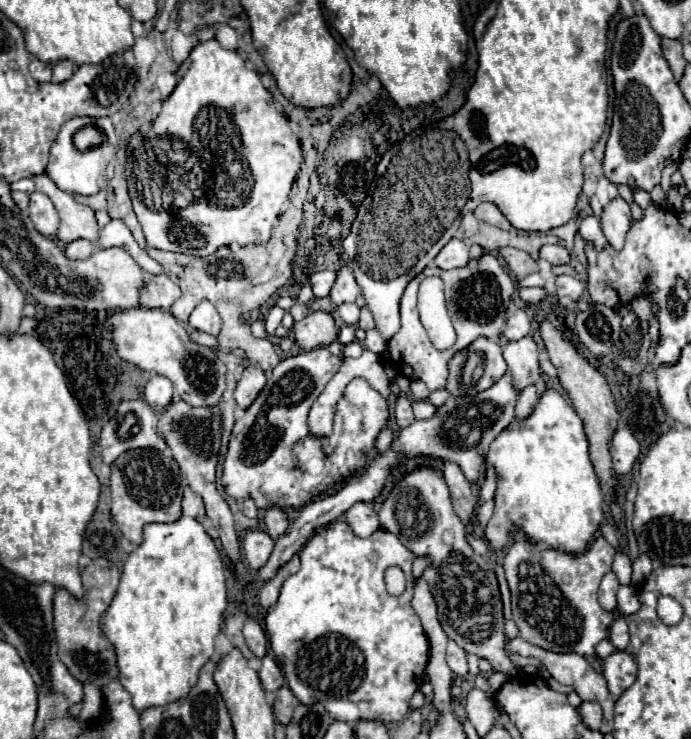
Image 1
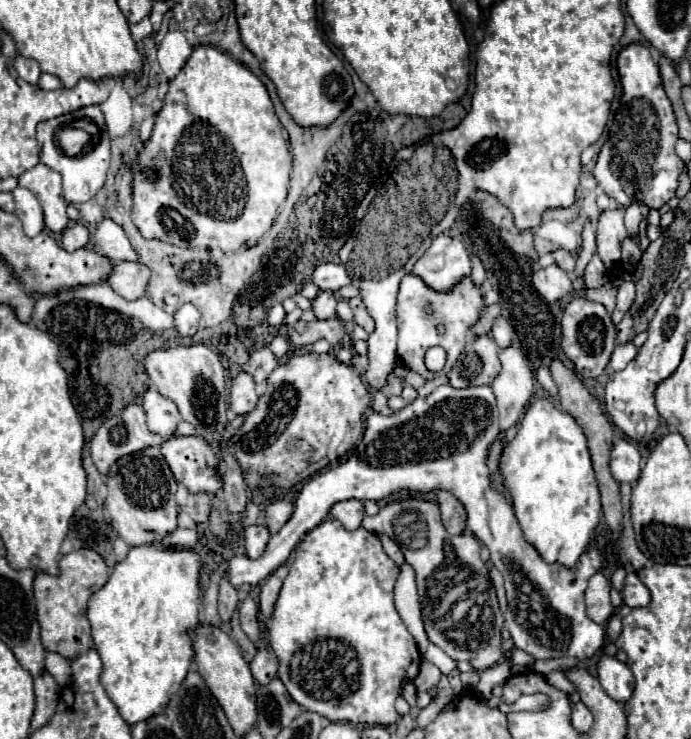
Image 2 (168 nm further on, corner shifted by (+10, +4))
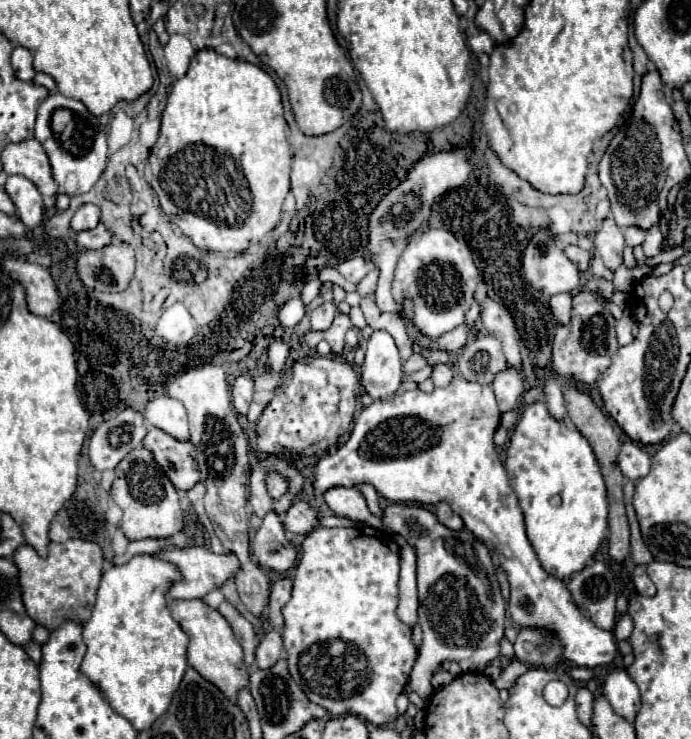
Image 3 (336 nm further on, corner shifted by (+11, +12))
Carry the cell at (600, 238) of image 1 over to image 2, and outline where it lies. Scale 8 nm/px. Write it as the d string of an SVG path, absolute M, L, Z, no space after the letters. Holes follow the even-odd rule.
M594 254L592 260L588 262L586 270L584 270L584 282L586 282L586 286L588 286L588 288L600 288L602 284L608 282L608 276L610 276L610 274L608 274L606 266L602 264L600 256Z

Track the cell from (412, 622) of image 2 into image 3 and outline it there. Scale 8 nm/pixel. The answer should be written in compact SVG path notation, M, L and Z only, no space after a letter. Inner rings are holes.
M405 544L401 548L401 580L399 580L399 608L401 622L415 626L417 622L417 556L415 550Z

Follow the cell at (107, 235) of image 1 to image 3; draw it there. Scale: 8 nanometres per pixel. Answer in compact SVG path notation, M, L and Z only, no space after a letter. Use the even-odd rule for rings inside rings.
M99 222L97 228L93 230L83 230L75 234L75 242L79 248L87 248L87 250L97 250L103 248L105 244L111 244L113 236L109 234L109 230Z

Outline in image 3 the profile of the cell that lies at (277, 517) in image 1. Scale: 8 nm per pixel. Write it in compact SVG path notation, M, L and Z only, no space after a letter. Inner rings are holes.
M297 500L293 502L293 506L287 510L285 520L283 520L285 528L293 534L309 534L315 530L315 526L319 524L317 518L317 510L311 508L307 502Z

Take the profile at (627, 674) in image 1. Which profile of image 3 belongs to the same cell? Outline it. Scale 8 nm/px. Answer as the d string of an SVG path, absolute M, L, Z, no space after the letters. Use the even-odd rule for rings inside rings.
M613 670L611 674L607 674L603 682L603 696L617 716L625 718L627 722L635 720L641 708L639 688L625 670Z

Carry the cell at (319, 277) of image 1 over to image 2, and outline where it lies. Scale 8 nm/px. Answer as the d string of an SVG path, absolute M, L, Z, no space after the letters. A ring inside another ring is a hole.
M320 264L312 274L312 284L320 290L336 292L342 286L352 284L352 280L342 264Z

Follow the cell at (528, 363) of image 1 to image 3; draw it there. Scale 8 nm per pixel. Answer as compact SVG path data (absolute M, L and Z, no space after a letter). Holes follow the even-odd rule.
M511 366L505 372L499 372L495 376L493 392L497 396L497 404L499 404L501 412L507 412L517 404L517 400L521 398L523 390L525 390L523 382L525 382L525 378L519 372L513 372Z

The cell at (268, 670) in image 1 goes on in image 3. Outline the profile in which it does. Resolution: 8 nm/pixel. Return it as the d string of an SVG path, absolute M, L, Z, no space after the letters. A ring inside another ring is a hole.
M271 630L263 636L257 652L255 652L255 666L257 668L271 668L283 656L283 638L281 632Z

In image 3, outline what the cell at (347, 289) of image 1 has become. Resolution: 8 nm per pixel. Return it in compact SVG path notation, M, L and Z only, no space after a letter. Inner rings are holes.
M325 302L321 306L317 306L315 310L311 310L309 320L311 320L311 330L313 332L323 332L331 326L333 318L337 316L337 306L335 302Z

